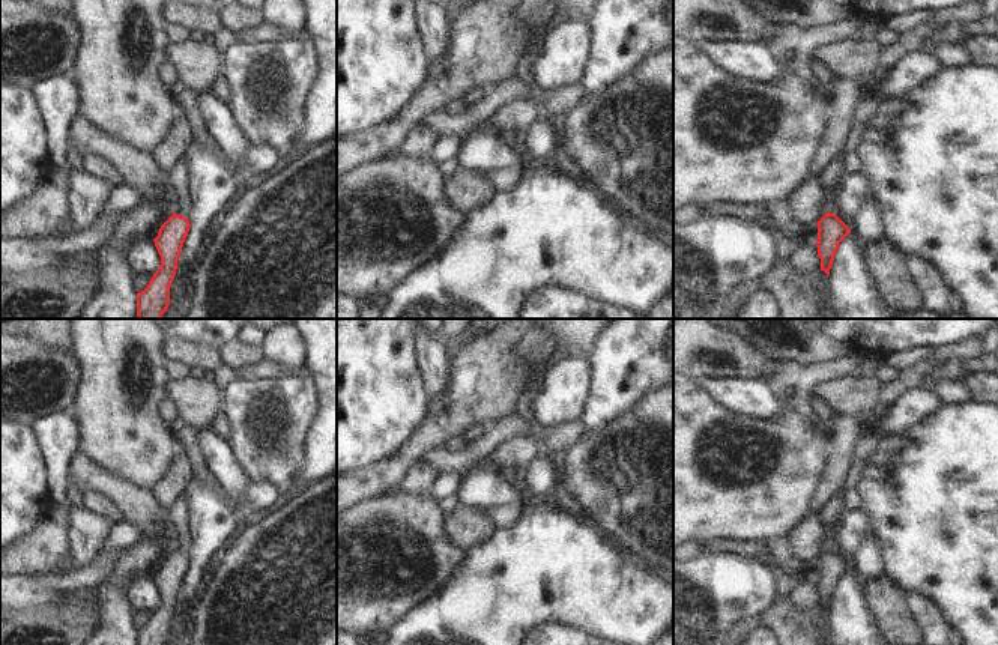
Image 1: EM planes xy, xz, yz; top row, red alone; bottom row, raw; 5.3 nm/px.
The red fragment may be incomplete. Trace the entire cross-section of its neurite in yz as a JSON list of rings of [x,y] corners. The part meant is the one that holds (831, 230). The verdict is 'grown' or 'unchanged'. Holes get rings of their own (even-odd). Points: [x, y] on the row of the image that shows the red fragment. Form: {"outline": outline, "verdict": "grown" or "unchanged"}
{"outline": [[[846,152],[833,156],[831,162],[819,173],[818,180],[825,192],[825,215],[818,224],[818,256],[821,271],[830,275],[830,269],[837,253],[839,244],[851,233],[849,227],[833,212],[831,203],[834,192],[845,171]]], "verdict": "grown"}

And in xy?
{"outline": [[[186,147],[179,152],[177,162],[167,173],[167,179],[171,188],[173,215],[161,226],[153,239],[161,257],[161,268],[153,274],[147,287],[137,293],[138,319],[161,319],[170,305],[170,286],[191,227],[191,179]]], "verdict": "grown"}

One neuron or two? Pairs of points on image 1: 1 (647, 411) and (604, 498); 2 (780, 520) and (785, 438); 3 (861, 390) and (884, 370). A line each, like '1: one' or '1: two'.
1: one
2: one
3: two

